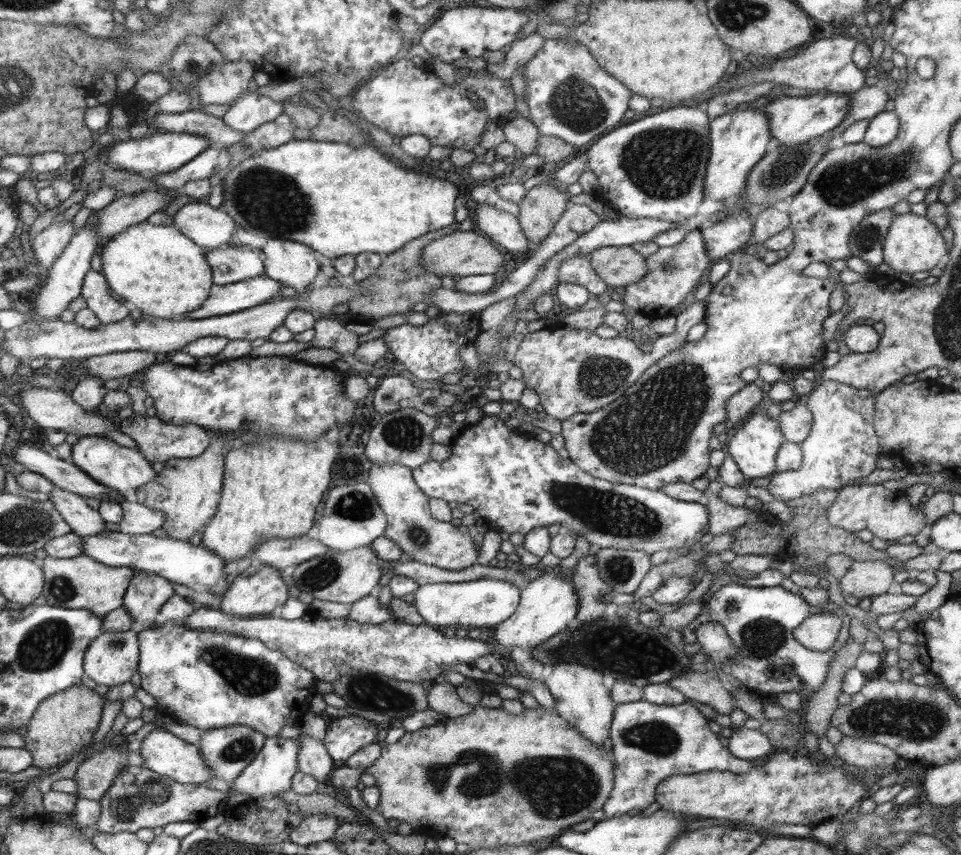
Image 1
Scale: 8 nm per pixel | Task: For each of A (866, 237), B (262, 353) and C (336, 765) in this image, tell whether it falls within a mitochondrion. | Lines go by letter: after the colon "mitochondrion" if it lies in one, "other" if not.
A: mitochondrion
B: other
C: other

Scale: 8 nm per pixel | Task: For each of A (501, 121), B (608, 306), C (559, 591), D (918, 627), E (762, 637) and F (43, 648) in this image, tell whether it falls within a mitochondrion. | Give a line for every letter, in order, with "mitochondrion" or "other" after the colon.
A: other
B: other
C: other
D: other
E: mitochondrion
F: mitochondrion

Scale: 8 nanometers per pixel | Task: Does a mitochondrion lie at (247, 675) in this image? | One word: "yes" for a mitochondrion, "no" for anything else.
yes

